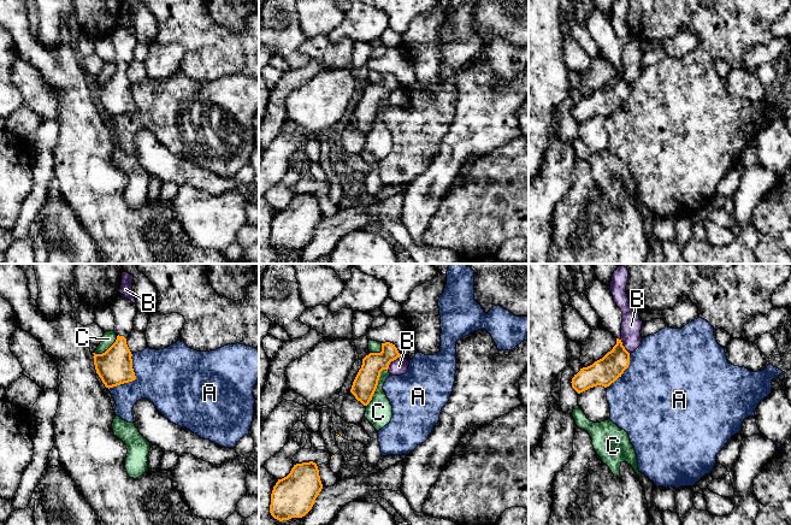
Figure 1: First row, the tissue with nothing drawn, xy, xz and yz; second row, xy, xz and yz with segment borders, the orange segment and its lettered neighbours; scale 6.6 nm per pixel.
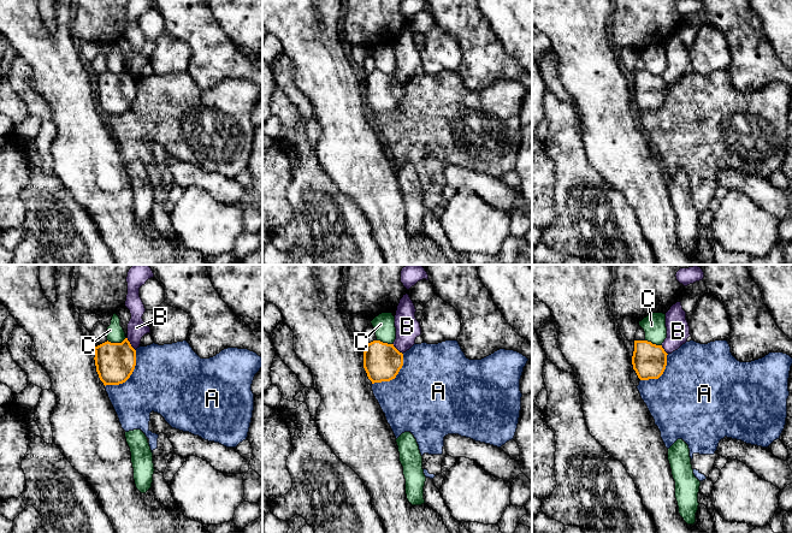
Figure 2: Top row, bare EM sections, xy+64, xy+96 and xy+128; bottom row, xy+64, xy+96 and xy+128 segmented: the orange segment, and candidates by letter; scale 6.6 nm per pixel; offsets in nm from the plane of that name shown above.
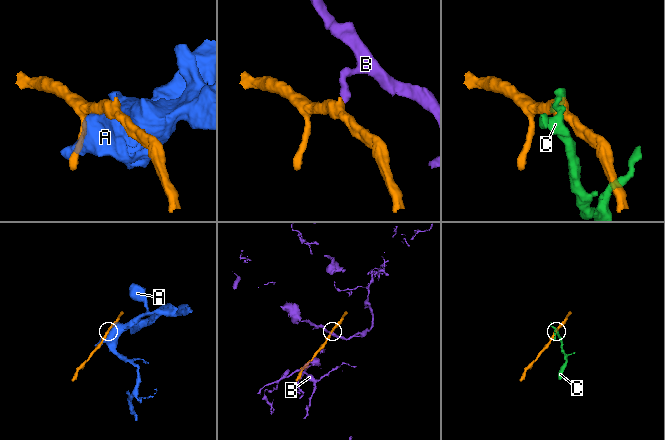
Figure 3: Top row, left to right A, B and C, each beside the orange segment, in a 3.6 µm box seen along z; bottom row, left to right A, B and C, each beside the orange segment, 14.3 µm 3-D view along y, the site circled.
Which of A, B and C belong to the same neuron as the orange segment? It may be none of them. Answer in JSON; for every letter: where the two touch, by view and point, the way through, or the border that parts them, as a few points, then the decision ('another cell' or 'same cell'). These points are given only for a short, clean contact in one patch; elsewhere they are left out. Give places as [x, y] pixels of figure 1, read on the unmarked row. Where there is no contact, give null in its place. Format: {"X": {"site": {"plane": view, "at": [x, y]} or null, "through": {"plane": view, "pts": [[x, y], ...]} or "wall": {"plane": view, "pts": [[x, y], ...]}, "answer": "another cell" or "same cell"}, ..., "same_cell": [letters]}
{"A": {"site": {"plane": "xy", "at": [134, 110]}, "answer": "another cell"}, "B": {"site": {"plane": "xz", "at": [391, 90]}, "wall": {"plane": "xz", "pts": [[400, 86], [390, 93], [387, 100]]}, "answer": "another cell"}, "C": {"site": {"plane": "xz", "at": [376, 117]}, "answer": "another cell"}, "same_cell": []}

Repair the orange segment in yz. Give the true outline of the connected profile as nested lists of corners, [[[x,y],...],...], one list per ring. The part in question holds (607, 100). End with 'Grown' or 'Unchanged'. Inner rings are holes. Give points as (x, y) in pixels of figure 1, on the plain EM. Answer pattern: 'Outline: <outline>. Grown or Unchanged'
Outline: [[[616,69],[616,75],[610,82],[574,105],[571,112],[572,118],[578,124],[597,116],[607,118],[621,107],[628,95],[630,83],[622,76],[621,70]]]. Unchanged

